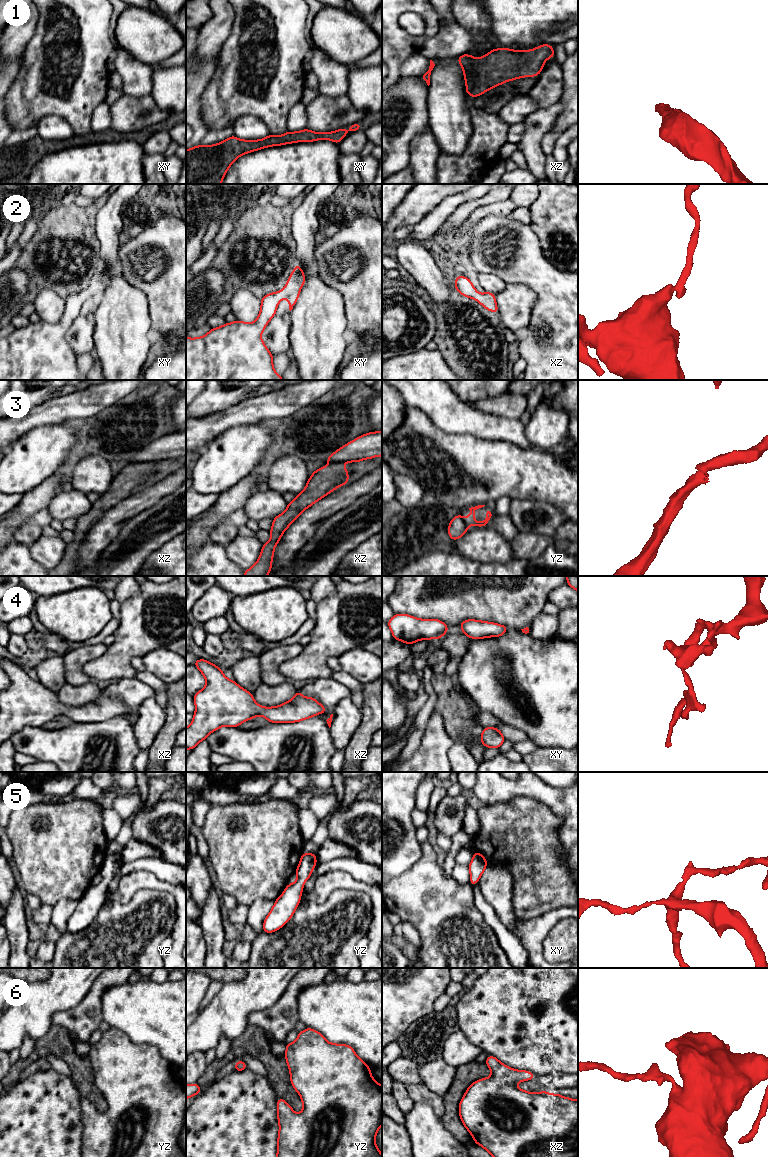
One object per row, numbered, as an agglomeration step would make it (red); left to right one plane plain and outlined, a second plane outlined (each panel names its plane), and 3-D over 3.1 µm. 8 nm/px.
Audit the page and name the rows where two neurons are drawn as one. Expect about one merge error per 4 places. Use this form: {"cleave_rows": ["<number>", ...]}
{"cleave_rows": ["3"]}

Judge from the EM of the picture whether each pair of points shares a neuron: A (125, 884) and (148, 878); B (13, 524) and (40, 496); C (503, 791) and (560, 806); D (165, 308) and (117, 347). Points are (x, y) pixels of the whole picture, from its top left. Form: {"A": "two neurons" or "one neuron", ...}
{"A": "one neuron", "B": "one neuron", "C": "one neuron", "D": "two neurons"}

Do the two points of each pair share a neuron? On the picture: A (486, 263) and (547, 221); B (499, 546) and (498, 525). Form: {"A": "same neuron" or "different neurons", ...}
{"A": "different neurons", "B": "different neurons"}

